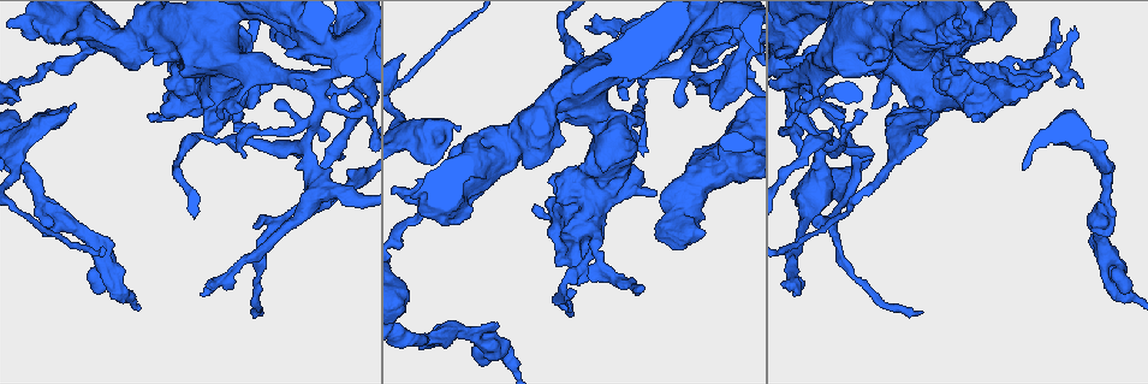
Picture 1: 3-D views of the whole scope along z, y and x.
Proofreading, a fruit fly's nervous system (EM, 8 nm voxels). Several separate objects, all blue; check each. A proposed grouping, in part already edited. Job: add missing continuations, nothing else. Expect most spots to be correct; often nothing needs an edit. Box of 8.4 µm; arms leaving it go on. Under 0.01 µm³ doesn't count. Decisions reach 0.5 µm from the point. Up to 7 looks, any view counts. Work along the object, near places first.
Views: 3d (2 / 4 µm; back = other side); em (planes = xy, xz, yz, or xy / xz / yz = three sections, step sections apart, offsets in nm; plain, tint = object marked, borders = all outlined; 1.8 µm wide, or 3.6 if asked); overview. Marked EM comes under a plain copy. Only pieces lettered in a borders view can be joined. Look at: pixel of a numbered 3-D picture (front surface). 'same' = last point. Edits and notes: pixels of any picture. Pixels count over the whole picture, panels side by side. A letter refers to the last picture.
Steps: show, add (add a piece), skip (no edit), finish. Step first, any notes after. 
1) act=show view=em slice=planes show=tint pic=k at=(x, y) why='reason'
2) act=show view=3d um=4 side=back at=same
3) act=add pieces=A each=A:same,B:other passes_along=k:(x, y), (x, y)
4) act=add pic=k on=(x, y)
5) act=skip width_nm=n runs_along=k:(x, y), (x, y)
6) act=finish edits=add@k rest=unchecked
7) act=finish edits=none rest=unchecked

act=show view=3d um=4 pic=1 at=(960, 82) why='thick turns thin'

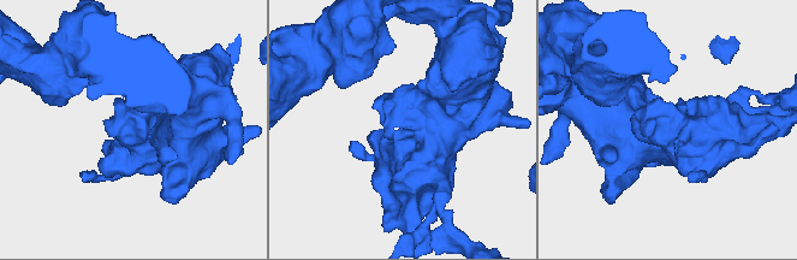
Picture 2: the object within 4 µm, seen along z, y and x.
act=show view=em slice=xz step=4 show=tint pic=2 at=(411, 121)

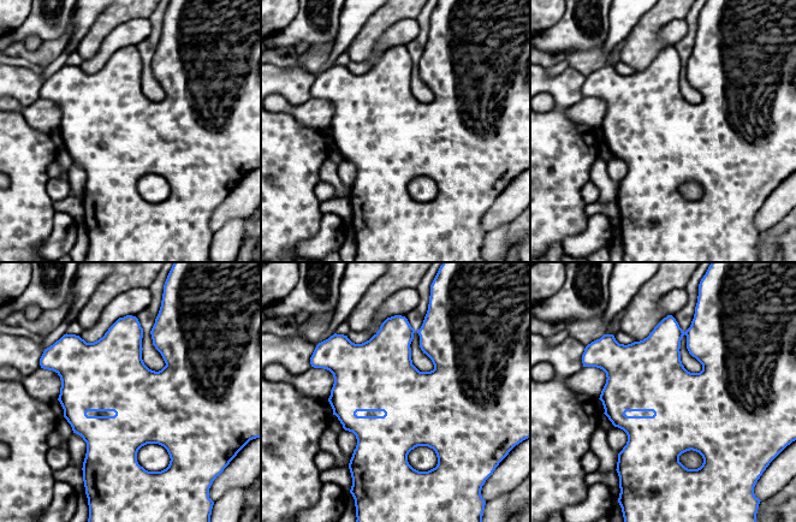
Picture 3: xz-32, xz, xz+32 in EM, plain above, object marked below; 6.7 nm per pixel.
act=show view=em slice=yz step=16 show=borders at=same why='another direction'

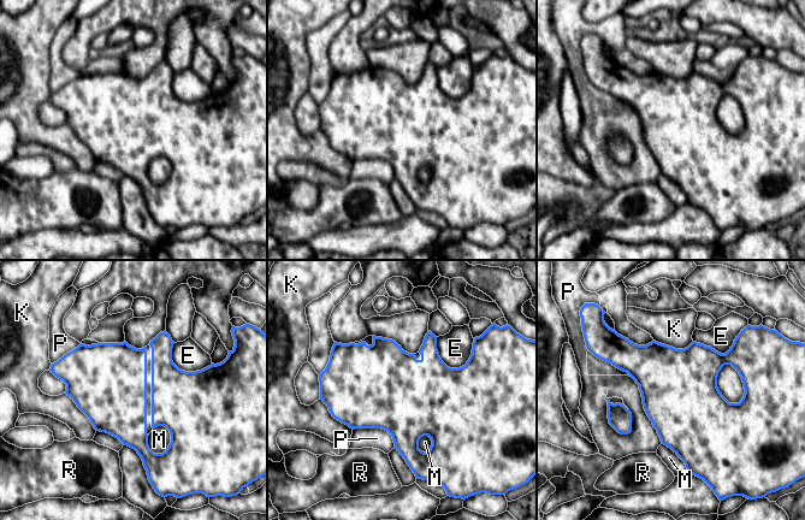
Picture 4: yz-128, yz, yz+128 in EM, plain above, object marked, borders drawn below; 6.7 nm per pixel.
act=skip width_nm=500 each=E:other,K:other,M:other,P:other,R:other border=4:(605, 396), (608, 421), (629, 433) found='no lettered piece goes on from it'

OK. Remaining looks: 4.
act=show view=3d um=2 pic=1 at=(18, 98) why='long arm stops here'

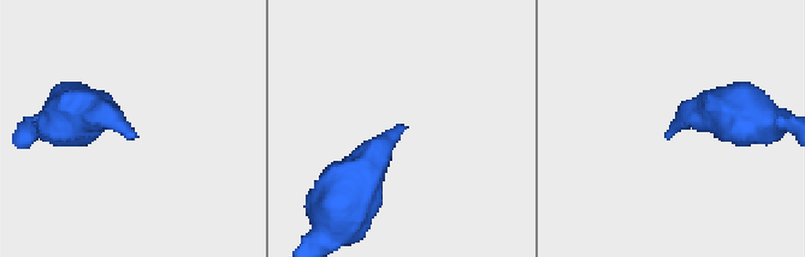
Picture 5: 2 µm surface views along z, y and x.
act=show view=em slice=planes show=borders pic=5 at=(667, 137) why='shape alone is not enough'

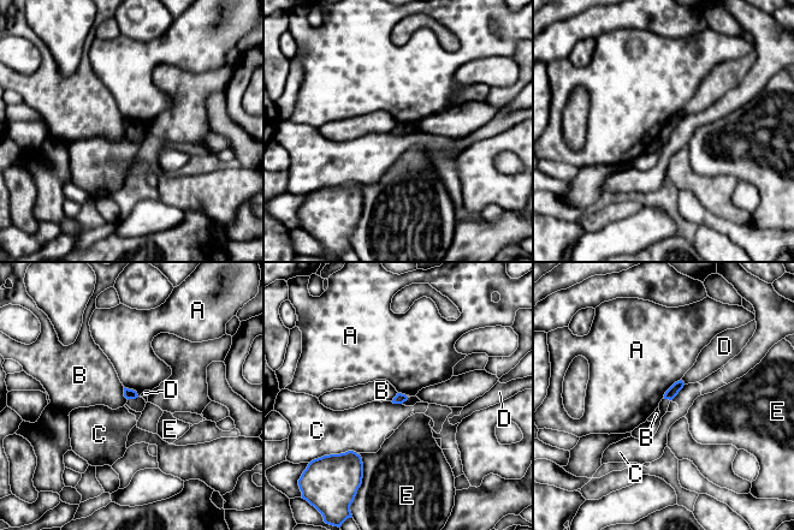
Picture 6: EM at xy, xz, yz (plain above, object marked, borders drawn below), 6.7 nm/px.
act=skip each=A:other,B:other,C:other,D:other,E:other border=6:(123, 387), (123, 394), (128, 399) found='no lettered piece goes on from it'

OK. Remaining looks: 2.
act=show view=3d um=4 pic=1 at=(450, 143) why='stops while still wide'

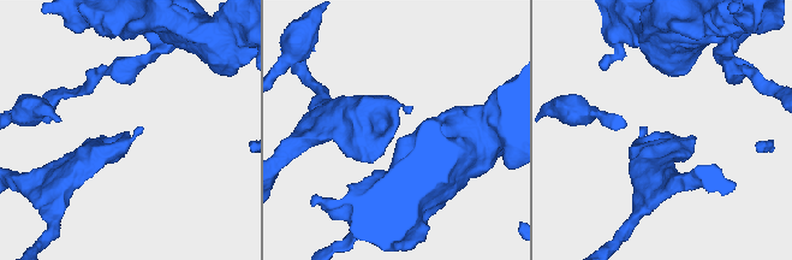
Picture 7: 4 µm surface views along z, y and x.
act=show view=em slice=planes show=borders pic=7 at=(125, 132) why='now the EM'

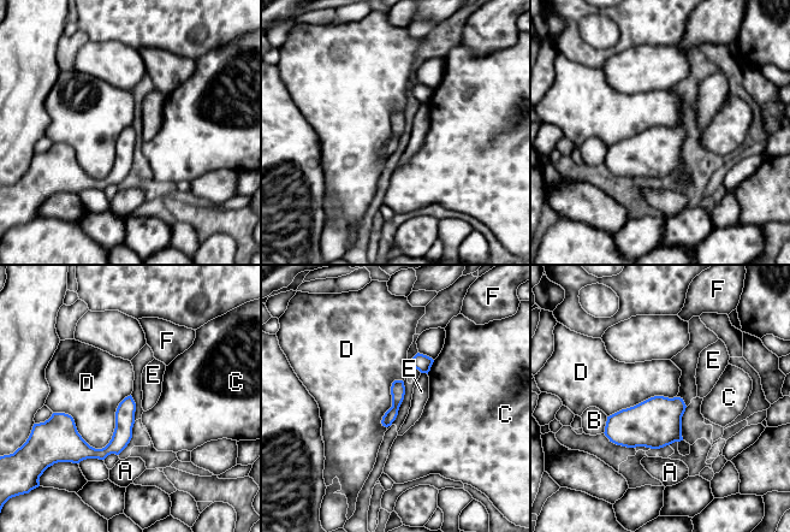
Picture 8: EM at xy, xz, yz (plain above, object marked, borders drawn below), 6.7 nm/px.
act=skip each=A:other,B:other,C:other,D:other,E:other,F:other border=8:(130, 394), (101, 448), (53, 413) found='none of them fits'

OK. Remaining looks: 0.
act=finish edits=none rest=unchecked

